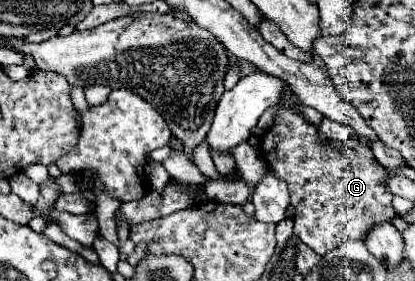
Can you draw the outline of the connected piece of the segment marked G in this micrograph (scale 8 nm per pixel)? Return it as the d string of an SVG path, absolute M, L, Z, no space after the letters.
M292 109L278 111L274 127L262 139L260 153L270 169L288 183L290 203L296 211L294 233L318 255L336 249L348 237L364 239L374 223L380 223L382 219L392 221L396 217L396 211L390 205L390 191L384 189L390 175L376 163L372 151L366 145L360 145L360 151L356 151L358 167L354 167L348 151L334 151L332 147L322 145L318 129Z

